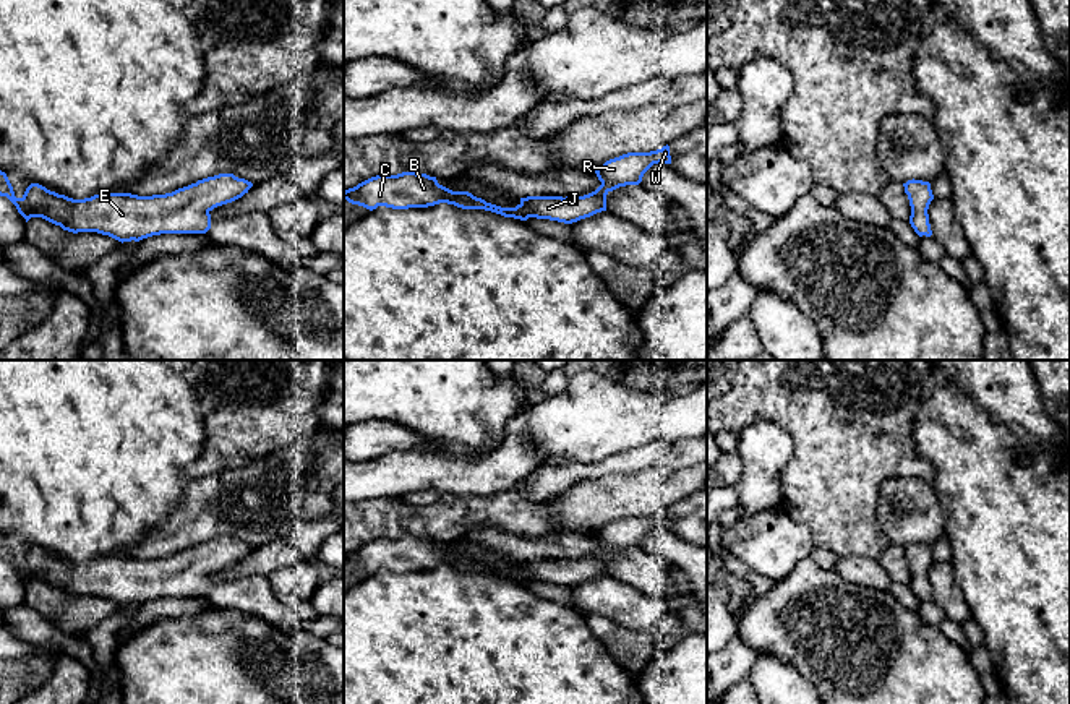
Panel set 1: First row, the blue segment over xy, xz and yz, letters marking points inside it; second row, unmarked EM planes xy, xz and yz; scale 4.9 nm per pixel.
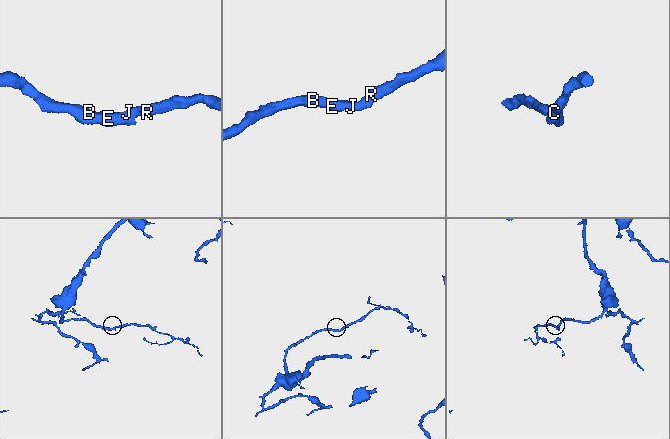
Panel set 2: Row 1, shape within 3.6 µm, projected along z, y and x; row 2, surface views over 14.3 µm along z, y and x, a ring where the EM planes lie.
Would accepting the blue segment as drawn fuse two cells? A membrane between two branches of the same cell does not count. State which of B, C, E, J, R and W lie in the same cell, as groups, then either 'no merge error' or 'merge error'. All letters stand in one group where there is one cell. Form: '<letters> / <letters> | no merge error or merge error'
B C E J R W | no merge error

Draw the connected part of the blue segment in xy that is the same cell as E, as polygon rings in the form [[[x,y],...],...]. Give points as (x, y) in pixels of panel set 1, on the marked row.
[[[0,170],[0,196],[6,196],[26,219],[42,217],[63,230],[97,232],[118,242],[139,242],[160,234],[206,234],[211,211],[242,198],[251,182],[233,174],[219,174],[165,195],[99,193],[73,200],[31,183],[21,198],[15,196]]]

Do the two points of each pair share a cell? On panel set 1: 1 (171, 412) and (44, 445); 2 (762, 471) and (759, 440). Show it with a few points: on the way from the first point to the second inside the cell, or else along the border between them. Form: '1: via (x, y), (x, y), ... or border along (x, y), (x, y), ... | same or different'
1: via (140, 412), (75, 414) | same
2: via (762, 463), (762, 448) | same

